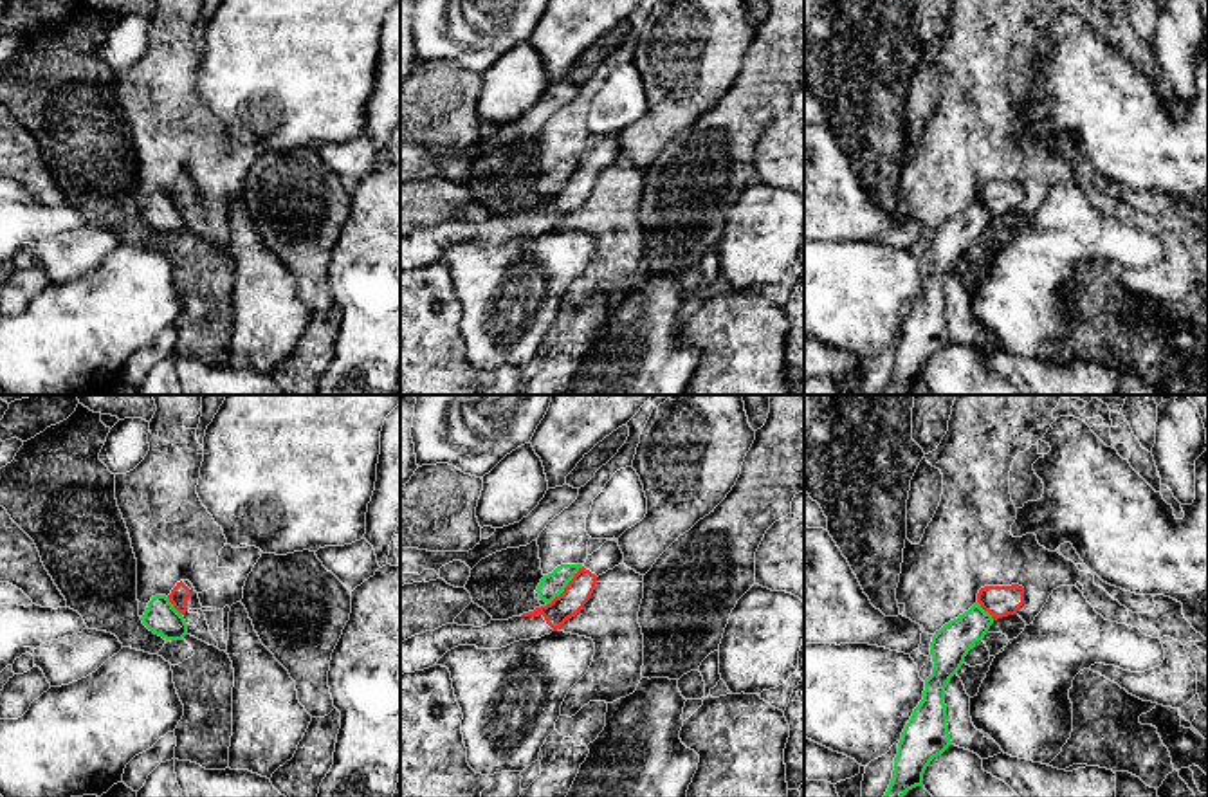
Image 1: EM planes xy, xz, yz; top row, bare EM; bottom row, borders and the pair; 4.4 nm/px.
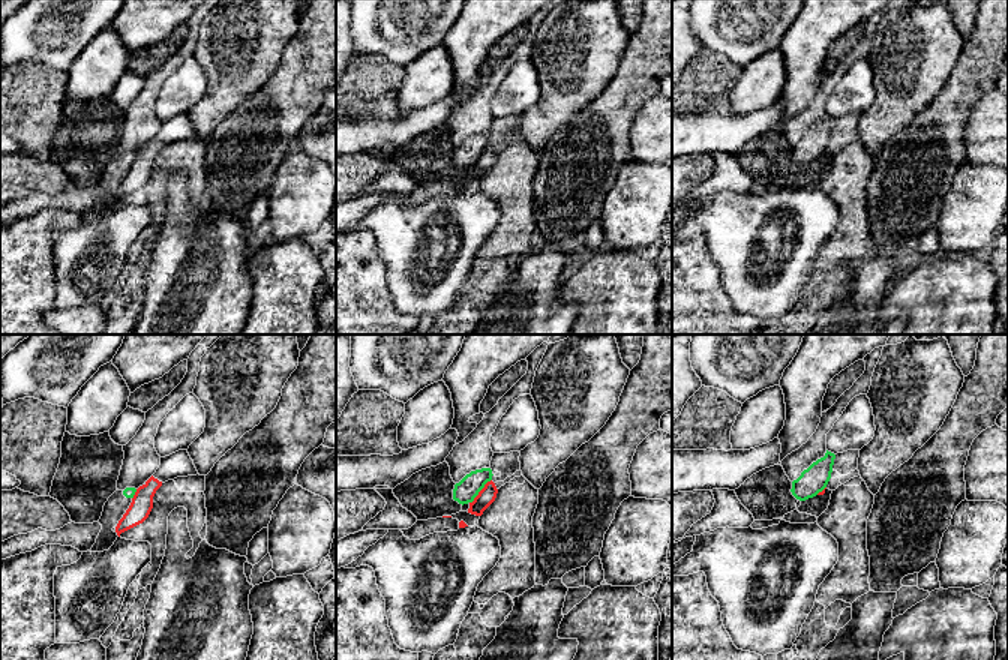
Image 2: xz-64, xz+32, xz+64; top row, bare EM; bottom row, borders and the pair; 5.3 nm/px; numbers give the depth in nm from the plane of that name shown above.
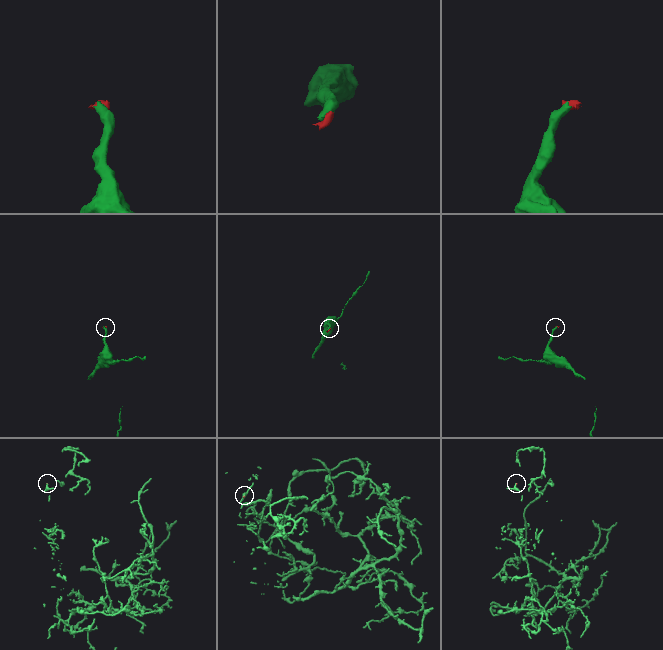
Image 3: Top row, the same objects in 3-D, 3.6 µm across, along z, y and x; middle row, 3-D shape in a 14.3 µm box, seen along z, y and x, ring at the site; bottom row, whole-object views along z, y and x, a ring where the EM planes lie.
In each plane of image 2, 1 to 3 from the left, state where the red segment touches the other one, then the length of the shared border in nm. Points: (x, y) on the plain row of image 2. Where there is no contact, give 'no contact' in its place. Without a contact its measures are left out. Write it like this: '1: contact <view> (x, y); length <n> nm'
1: contact xz-64 (134, 158); length 60 nm
2: contact xz+32 (480, 153); length 180 nm
3: contact xz+64 (821, 155); length 70 nm

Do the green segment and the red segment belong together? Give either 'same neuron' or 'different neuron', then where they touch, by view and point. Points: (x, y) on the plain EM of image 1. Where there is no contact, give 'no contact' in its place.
different neuron | xz (567, 181)

